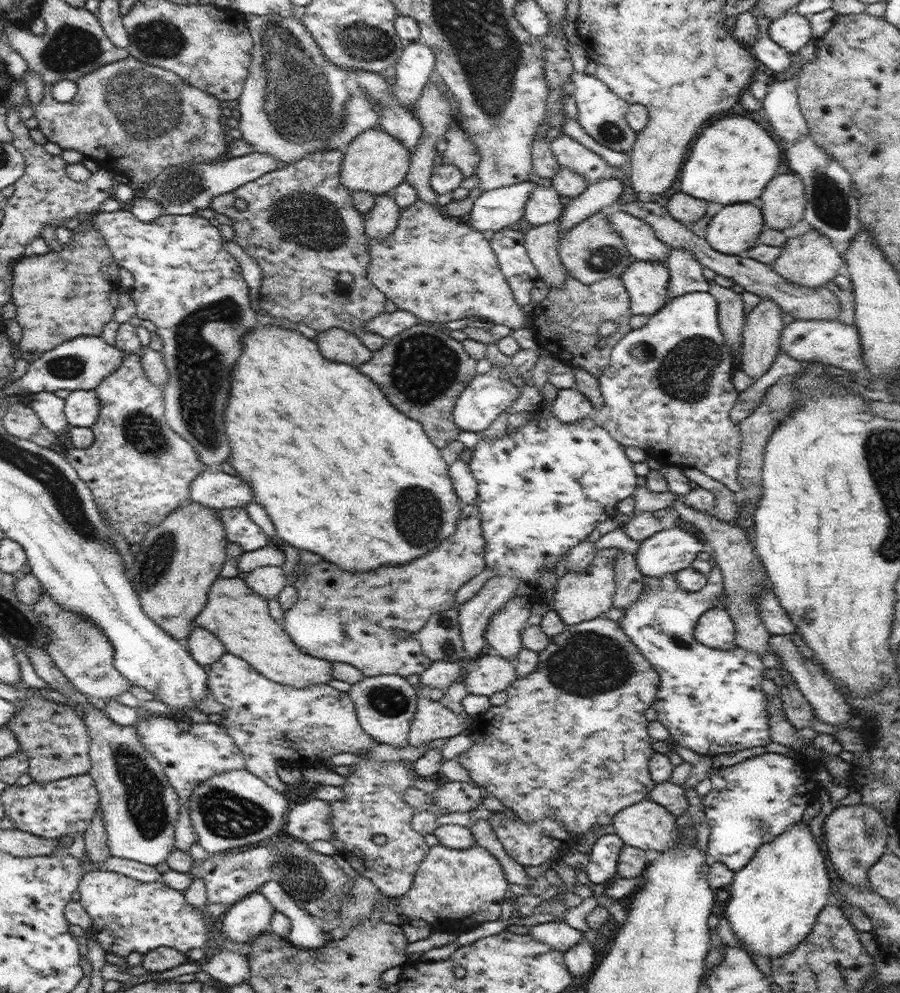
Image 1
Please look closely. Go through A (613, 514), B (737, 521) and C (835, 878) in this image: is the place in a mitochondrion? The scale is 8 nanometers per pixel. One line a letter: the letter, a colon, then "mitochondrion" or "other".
A: other
B: other
C: other

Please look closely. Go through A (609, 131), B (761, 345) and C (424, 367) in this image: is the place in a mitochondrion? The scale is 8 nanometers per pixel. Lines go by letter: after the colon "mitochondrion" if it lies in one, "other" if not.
A: mitochondrion
B: other
C: mitochondrion

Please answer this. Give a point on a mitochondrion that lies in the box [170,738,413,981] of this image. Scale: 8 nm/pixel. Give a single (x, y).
(225, 814)

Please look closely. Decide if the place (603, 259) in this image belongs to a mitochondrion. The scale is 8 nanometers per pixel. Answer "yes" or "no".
yes

